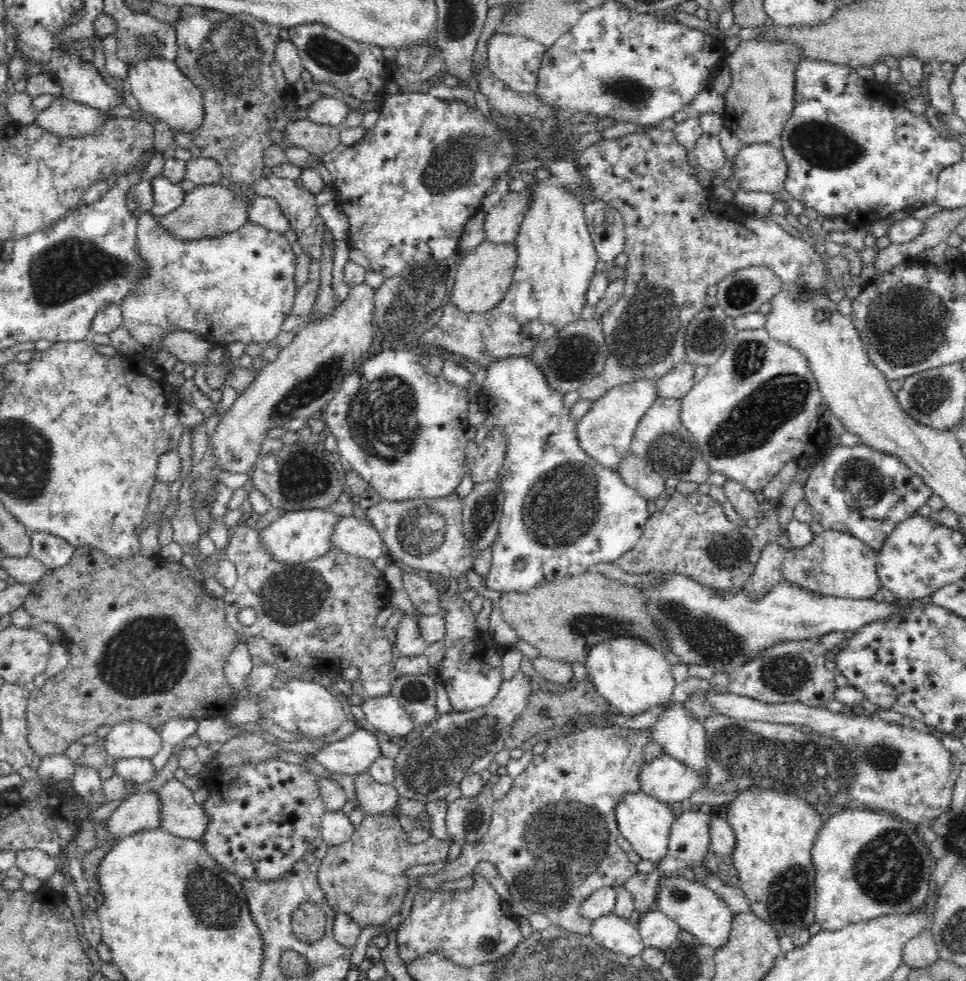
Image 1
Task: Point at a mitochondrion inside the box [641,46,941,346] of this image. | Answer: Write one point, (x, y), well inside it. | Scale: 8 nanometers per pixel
(824, 146)

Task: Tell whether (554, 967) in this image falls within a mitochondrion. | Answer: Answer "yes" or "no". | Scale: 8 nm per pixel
yes

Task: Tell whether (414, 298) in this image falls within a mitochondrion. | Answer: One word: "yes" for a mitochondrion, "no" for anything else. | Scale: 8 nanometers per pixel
yes

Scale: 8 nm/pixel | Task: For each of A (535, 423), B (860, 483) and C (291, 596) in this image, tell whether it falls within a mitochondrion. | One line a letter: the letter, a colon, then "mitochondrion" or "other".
A: other
B: mitochondrion
C: mitochondrion

